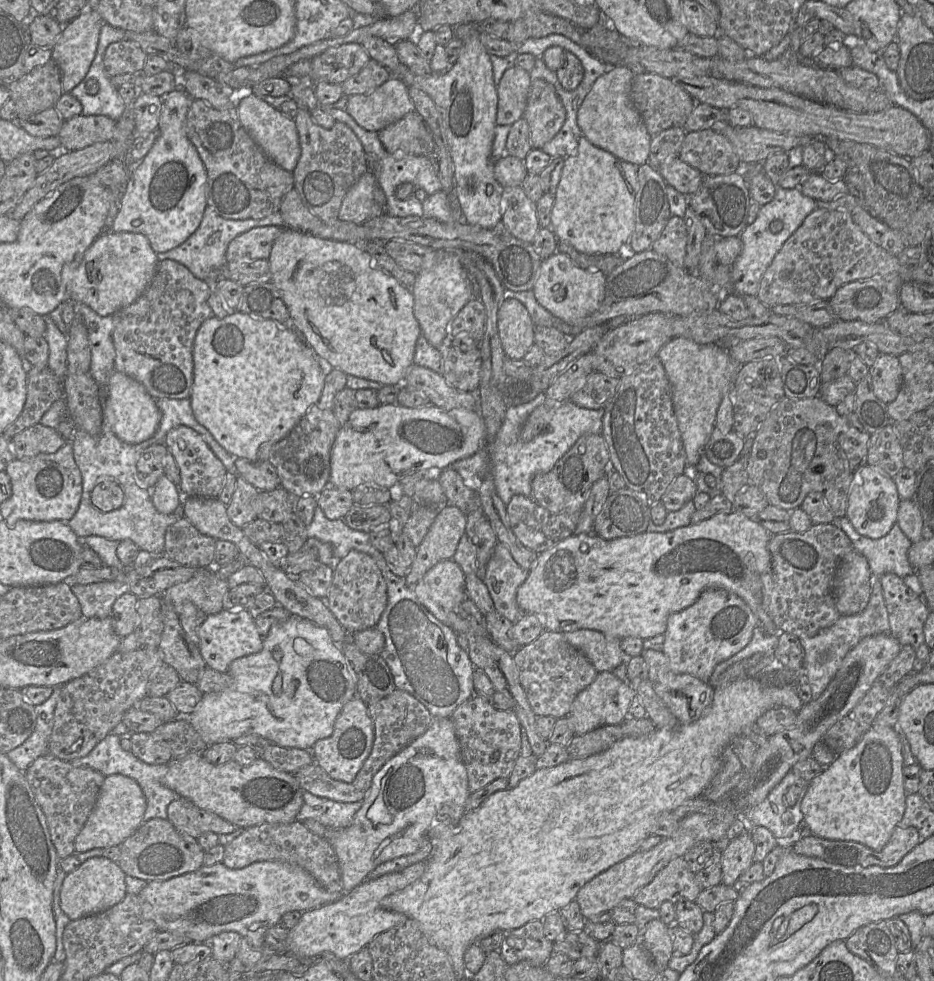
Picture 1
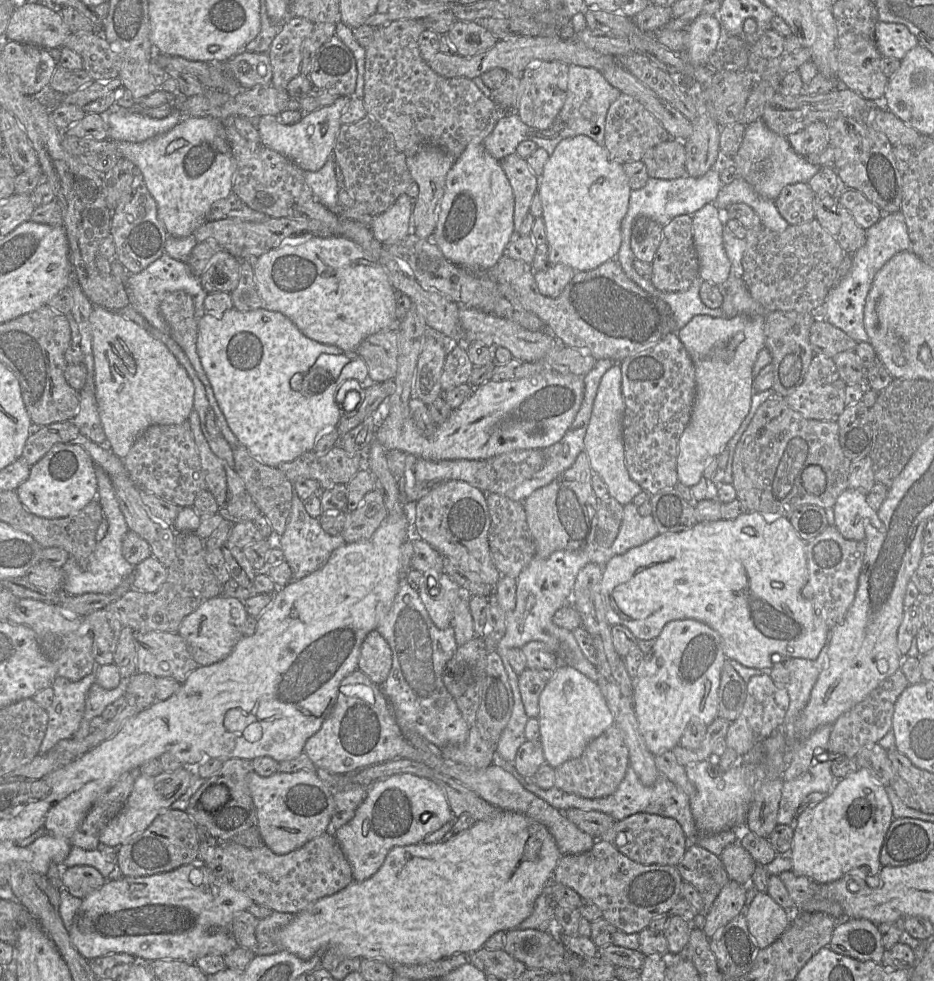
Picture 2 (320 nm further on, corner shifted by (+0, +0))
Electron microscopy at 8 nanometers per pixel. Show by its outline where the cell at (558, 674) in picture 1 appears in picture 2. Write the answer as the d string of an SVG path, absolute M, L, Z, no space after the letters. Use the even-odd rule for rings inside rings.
M526 668L518 675L519 690L529 718L539 714L539 697L554 670Z

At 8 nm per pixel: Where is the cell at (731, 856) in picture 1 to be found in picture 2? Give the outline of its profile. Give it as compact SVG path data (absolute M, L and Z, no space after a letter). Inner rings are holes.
M730 880L721 890L705 917L703 932L710 939L715 932L738 916L745 904L746 886Z

